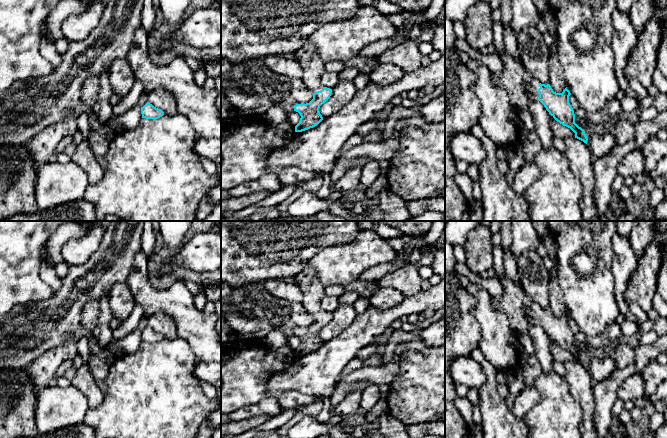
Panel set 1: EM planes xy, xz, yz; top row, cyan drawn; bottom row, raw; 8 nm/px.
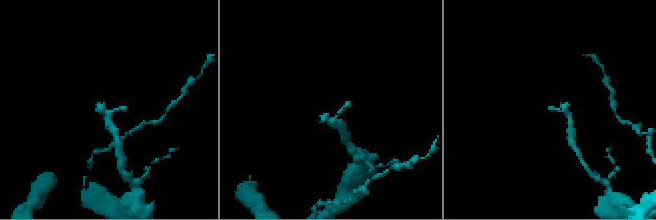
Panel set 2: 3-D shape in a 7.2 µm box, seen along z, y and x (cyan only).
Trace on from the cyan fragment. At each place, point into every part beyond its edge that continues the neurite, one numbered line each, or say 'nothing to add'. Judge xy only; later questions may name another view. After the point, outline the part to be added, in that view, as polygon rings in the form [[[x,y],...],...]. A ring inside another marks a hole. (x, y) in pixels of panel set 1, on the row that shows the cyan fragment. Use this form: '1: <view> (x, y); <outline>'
nothing to add

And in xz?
1: xz (313, 66); [[[307,42],[299,50],[294,52],[295,60],[297,60],[303,69],[302,80],[306,86],[313,92],[323,89],[321,82],[322,75],[326,72],[325,62],[318,55],[316,46]]]

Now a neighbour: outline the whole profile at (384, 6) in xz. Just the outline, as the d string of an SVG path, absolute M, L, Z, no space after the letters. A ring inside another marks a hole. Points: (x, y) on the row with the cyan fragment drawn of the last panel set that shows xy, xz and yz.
M376 0L371 6L385 15L402 14L404 12L404 10L400 6L387 0Z

